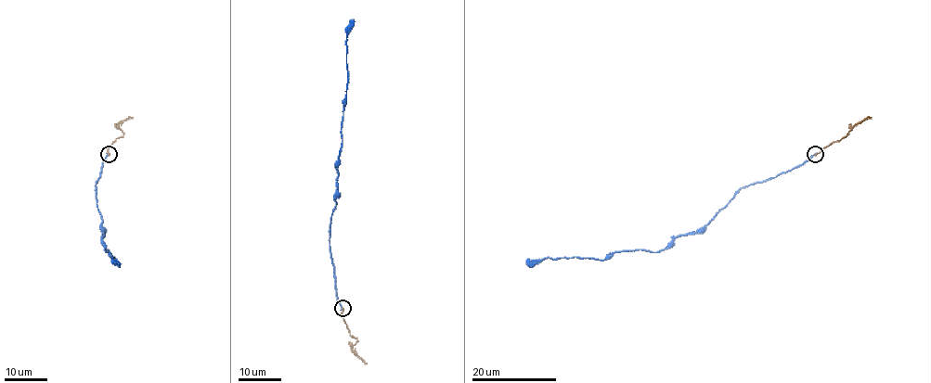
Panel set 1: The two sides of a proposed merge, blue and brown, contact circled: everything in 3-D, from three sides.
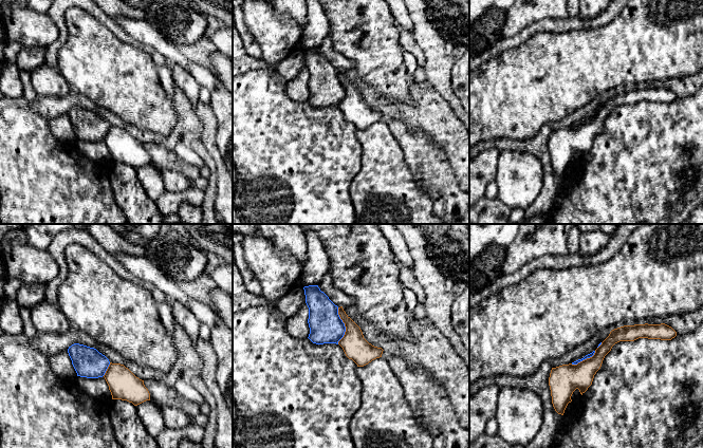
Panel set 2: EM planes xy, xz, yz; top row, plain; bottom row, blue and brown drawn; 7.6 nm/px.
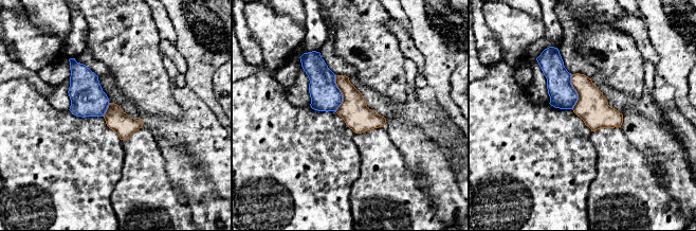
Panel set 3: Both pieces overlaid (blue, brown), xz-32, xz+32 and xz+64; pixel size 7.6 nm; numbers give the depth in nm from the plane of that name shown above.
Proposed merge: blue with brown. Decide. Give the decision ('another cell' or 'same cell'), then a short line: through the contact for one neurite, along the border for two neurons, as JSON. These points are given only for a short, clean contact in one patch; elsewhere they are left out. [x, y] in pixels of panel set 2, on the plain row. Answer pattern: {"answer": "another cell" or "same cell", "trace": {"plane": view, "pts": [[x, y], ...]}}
{"answer": "another cell"}

